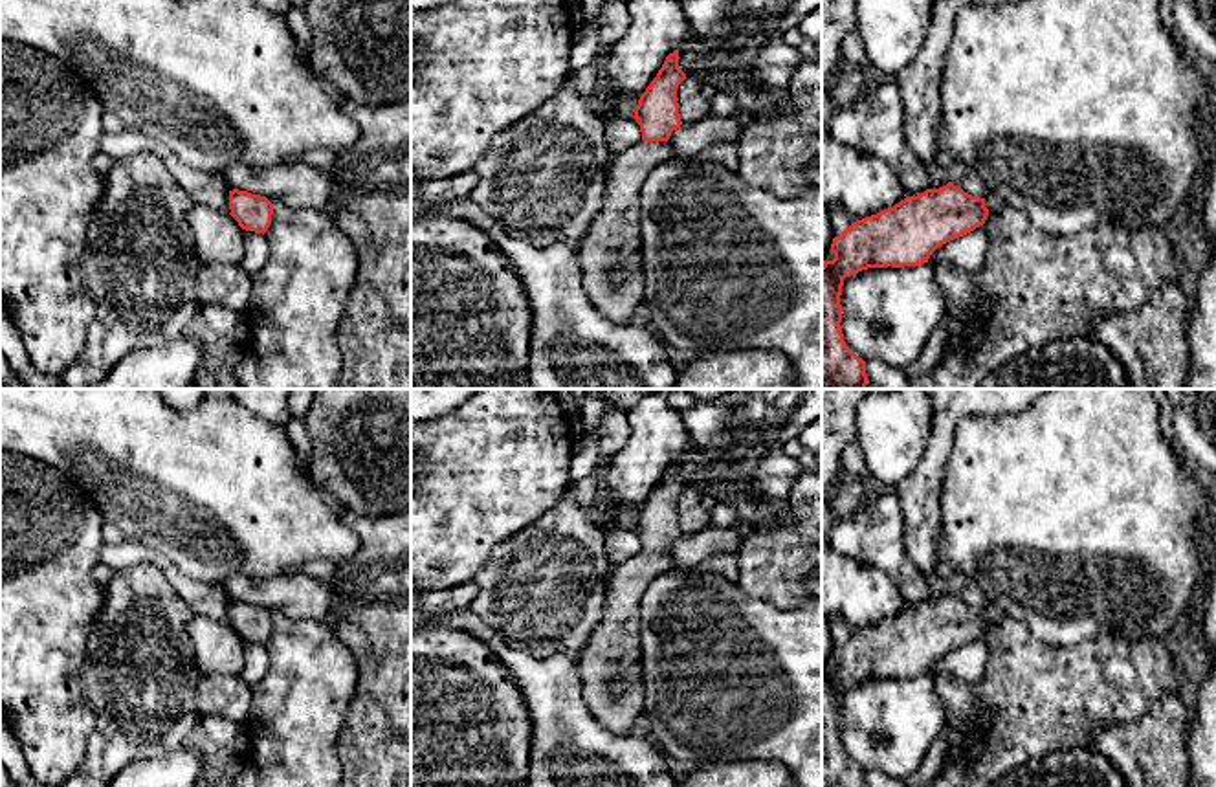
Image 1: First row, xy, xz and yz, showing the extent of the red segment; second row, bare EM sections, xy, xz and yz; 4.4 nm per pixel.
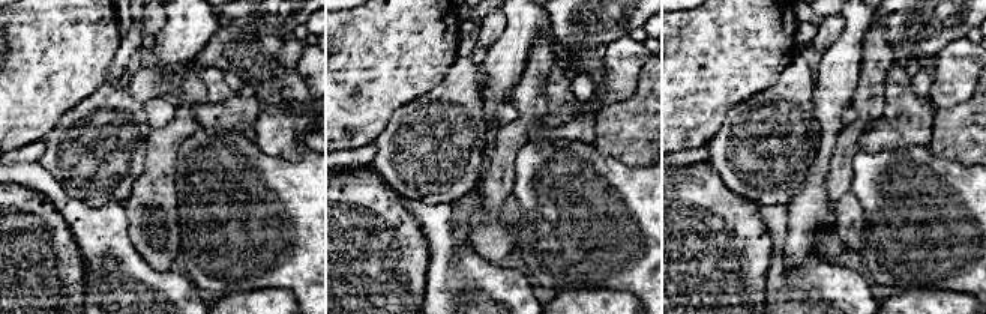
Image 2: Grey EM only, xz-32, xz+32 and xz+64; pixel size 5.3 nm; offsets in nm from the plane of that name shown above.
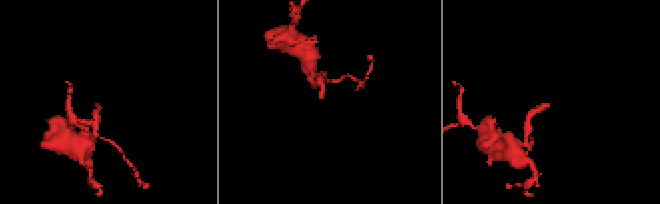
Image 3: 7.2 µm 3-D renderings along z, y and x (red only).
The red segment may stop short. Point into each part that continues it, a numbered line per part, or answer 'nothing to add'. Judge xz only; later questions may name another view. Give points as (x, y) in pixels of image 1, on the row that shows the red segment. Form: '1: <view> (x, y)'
1: xz (611, 268)

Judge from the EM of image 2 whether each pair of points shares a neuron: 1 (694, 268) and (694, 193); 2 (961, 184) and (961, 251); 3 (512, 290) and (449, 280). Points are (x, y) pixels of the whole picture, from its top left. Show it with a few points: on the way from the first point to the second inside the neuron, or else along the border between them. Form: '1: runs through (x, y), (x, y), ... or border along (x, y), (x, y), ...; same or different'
1: runs through (689, 250), (689, 211); same
2: runs through (961, 200), (961, 235); same
3: runs through (497, 290), (464, 284); same

